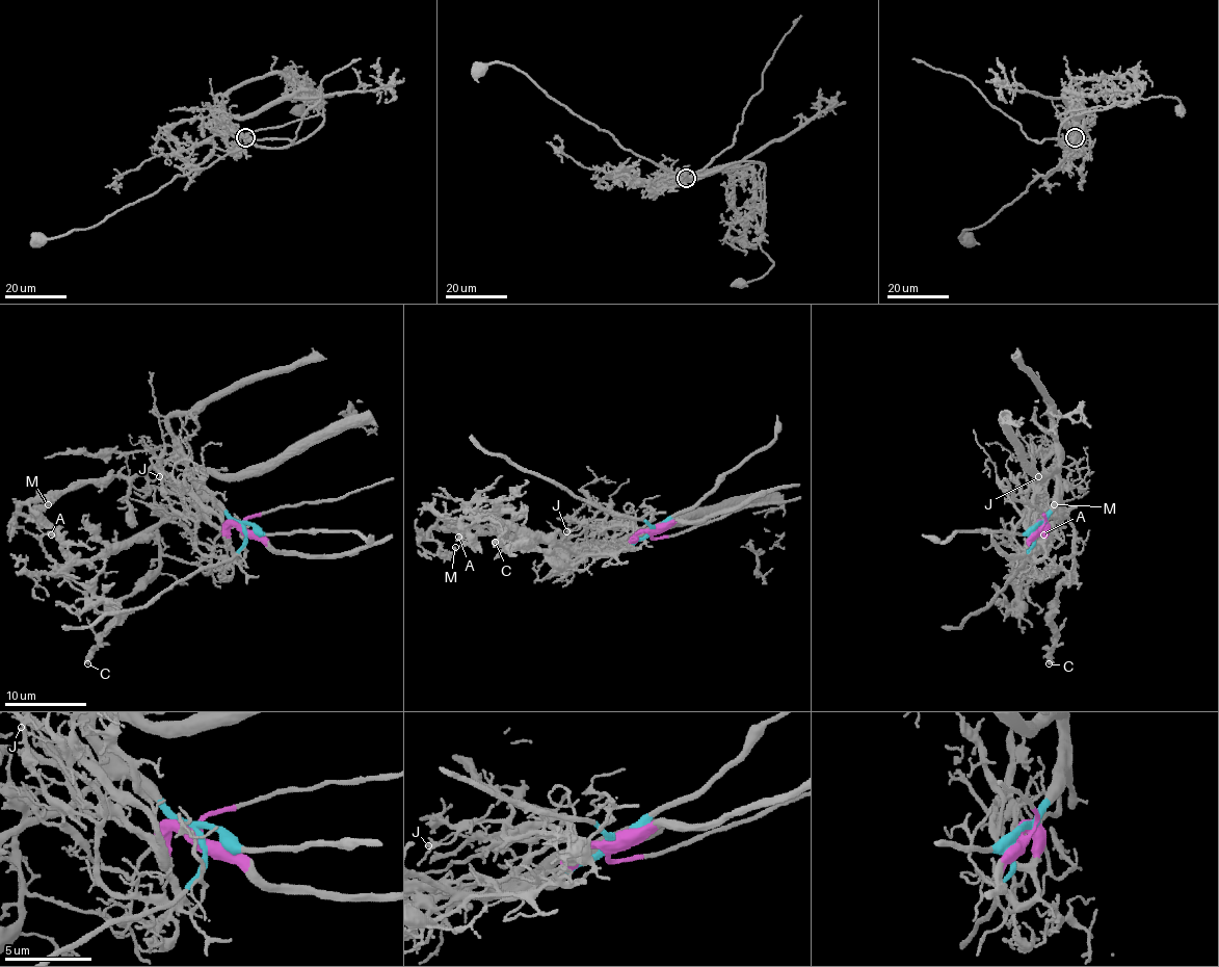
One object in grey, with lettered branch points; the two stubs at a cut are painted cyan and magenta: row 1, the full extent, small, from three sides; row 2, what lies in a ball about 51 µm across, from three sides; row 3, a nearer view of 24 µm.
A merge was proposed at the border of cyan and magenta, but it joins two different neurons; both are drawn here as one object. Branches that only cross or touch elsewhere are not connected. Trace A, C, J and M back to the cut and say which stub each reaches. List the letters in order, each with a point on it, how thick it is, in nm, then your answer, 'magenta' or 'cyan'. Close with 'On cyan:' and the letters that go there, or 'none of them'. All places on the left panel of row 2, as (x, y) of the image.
A: at (51, 534); 240 nm thick; cyan
C: at (87, 663); 440 nm thick; cyan
J: at (159, 476); 140 nm thick; magenta
M: at (48, 504); 150 nm thick; cyan
On cyan: A, C, M

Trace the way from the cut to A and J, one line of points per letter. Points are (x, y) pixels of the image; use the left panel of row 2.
A: (243, 528), (180, 461), (163, 461), (130, 477), (37, 496), (29, 504), (56, 528), (50, 534)
J: (243, 528), (229, 526), (229, 541), (180, 484), (169, 484), (159, 477)

